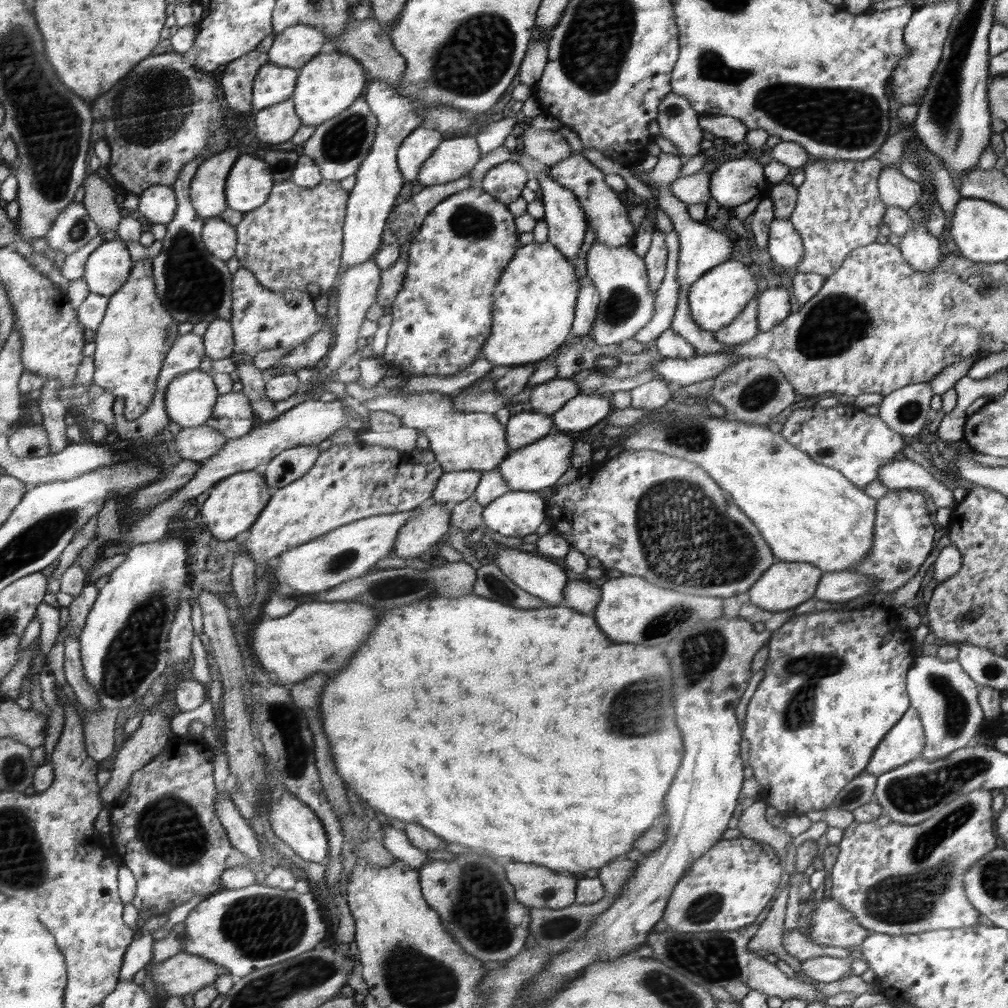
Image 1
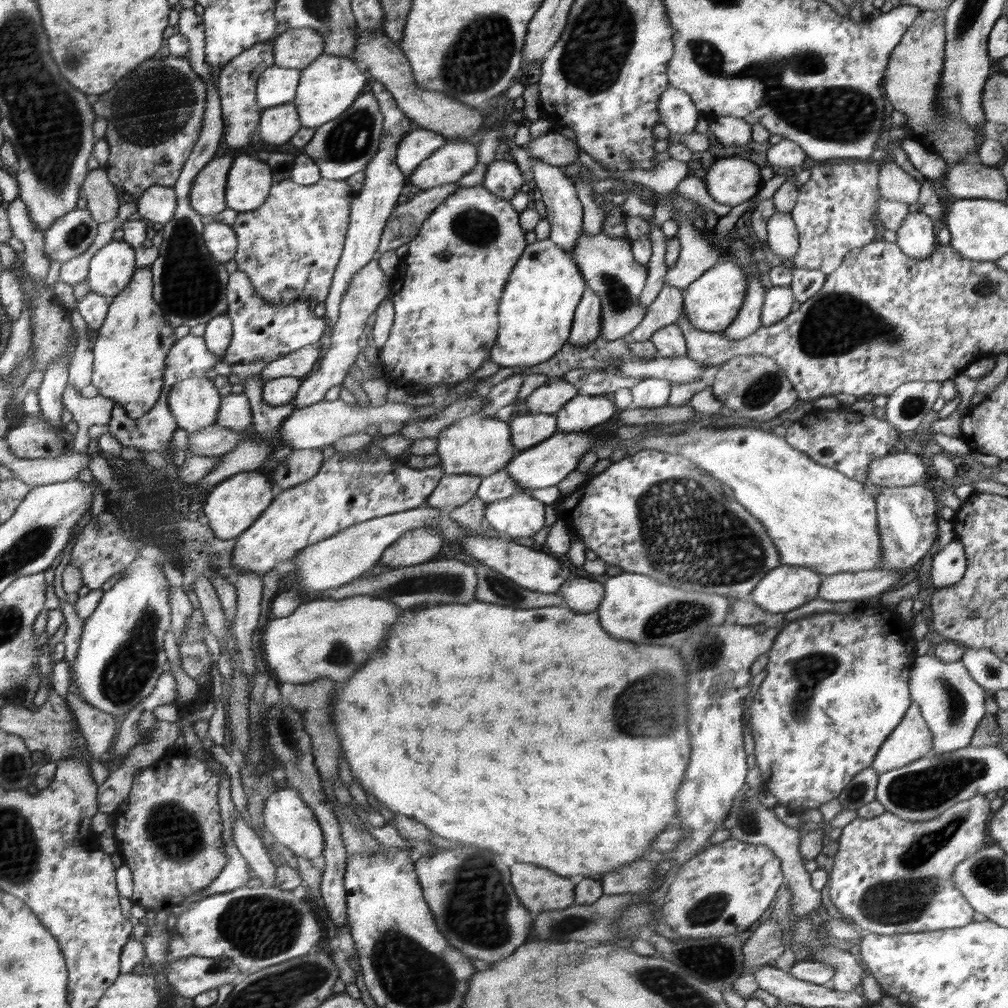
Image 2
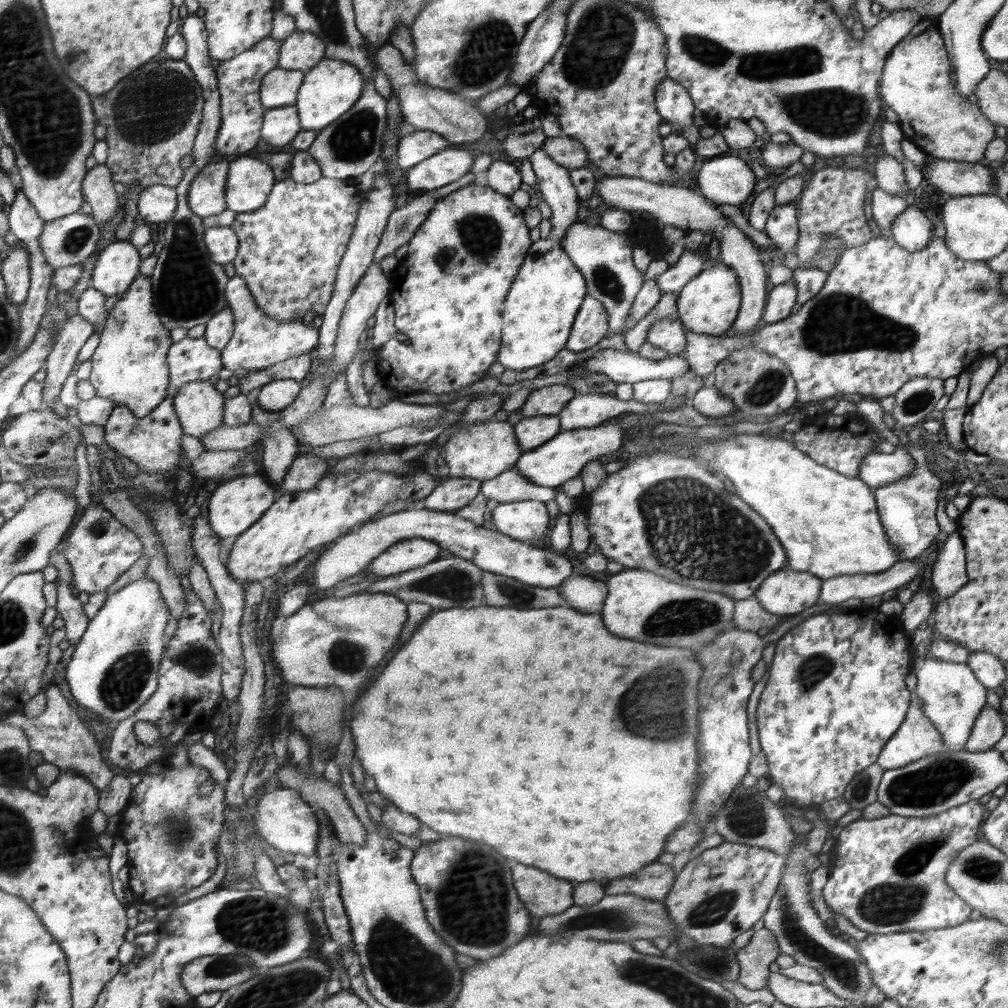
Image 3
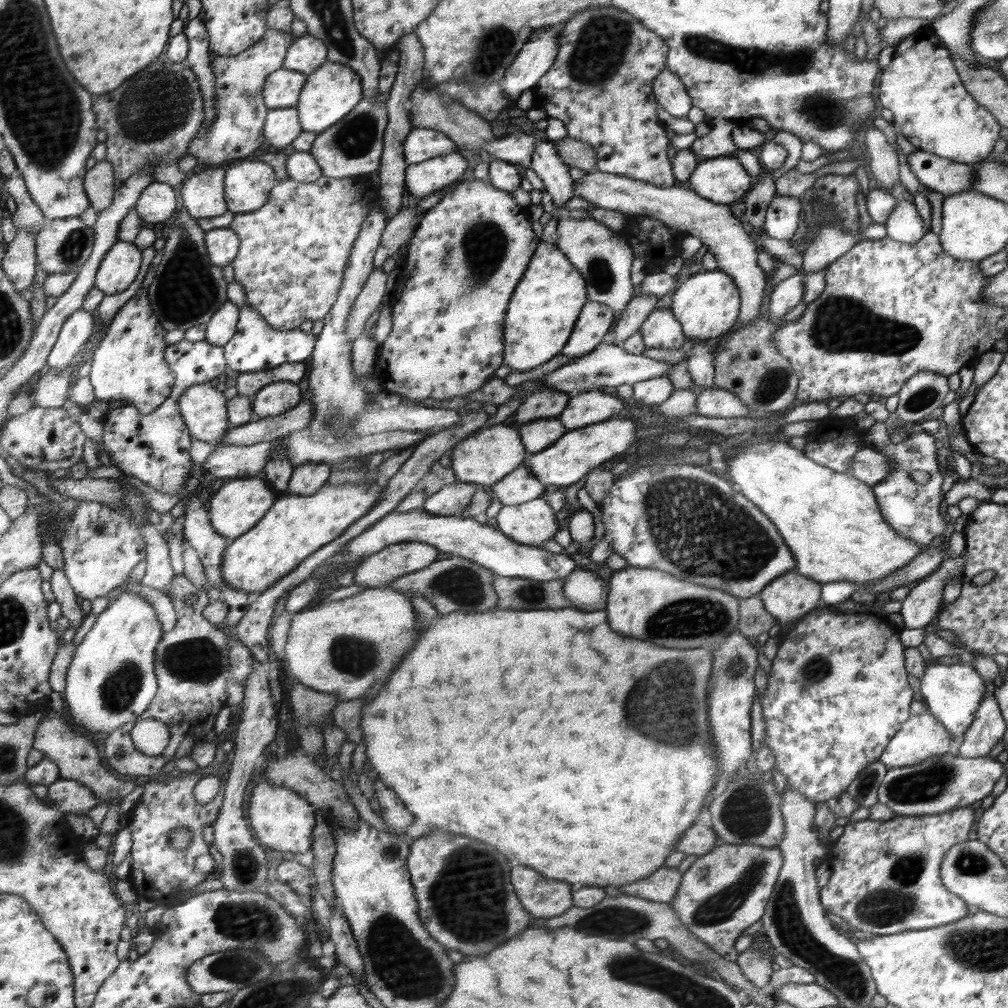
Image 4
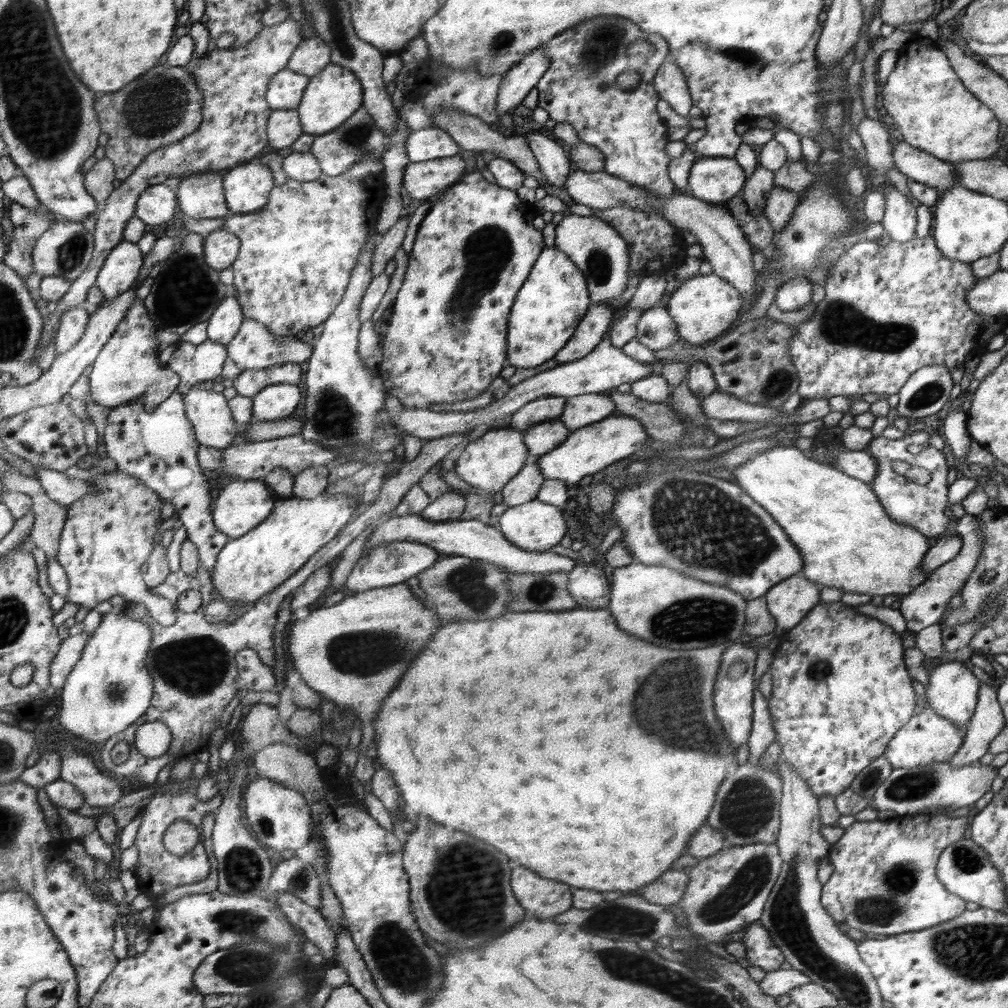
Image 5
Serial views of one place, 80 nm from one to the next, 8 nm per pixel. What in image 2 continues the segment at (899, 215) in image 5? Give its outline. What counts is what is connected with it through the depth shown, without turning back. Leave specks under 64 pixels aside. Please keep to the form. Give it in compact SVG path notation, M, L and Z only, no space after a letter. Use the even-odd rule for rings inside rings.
M920 210L908 213L903 225L897 230L896 244L912 258L929 257L938 244L932 222Z

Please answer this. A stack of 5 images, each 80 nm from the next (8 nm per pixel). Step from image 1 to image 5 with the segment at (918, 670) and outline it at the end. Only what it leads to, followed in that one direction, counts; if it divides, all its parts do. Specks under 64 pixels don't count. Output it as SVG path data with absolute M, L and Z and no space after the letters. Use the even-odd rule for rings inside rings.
M951 661L929 668L925 691L935 711L962 727L975 714L978 686L981 682L962 662Z

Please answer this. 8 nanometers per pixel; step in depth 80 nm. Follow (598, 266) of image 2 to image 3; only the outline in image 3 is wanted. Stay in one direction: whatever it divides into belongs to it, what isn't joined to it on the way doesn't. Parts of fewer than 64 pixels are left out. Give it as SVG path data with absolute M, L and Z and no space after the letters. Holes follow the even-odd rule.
M582 221L574 225L561 240L561 246L567 251L575 265L587 278L588 291L598 299L610 315L609 333L621 333L625 327L630 307L643 286L641 275L632 262L635 243L628 238L627 232L606 230L602 225L588 224Z

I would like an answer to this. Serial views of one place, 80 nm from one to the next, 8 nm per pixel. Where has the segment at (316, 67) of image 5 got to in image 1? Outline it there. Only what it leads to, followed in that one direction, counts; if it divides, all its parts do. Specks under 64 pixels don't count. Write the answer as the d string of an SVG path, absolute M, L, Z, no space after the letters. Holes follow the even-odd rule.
M306 24L295 25L276 35L267 55L272 64L302 70L320 52L324 42L326 36L320 32L320 28Z

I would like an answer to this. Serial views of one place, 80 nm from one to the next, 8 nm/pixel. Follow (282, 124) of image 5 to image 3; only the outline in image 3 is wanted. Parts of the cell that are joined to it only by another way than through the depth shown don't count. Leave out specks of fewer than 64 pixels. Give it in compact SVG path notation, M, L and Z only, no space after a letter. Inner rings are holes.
M295 104L268 109L263 126L266 144L284 146L288 142L293 142L300 131L298 107Z

